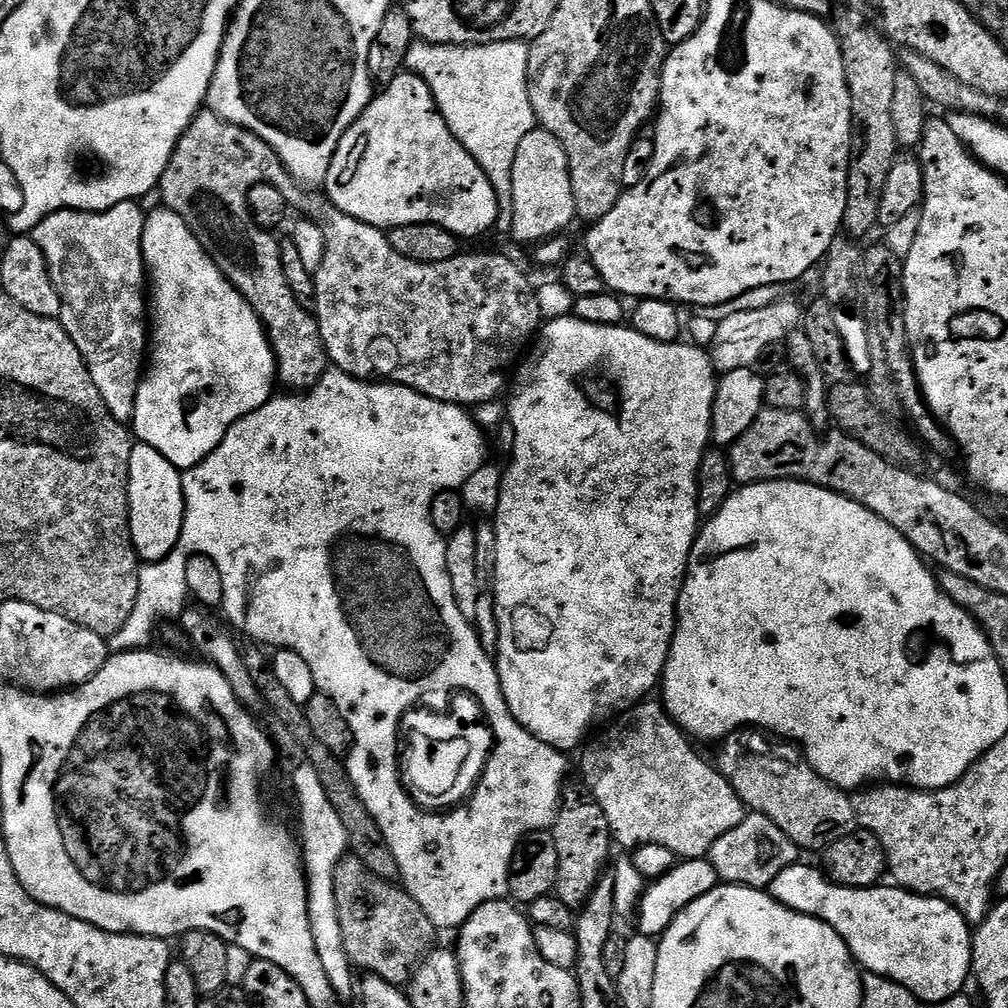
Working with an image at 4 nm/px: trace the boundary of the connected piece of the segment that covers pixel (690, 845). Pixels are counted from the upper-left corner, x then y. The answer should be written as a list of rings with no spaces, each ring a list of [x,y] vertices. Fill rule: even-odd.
[[[641,702],[617,715],[607,725],[609,728],[592,745],[589,743],[583,749],[584,757],[580,760],[583,783],[598,806],[602,806],[602,814],[606,814],[608,829],[617,845],[625,844],[628,850],[635,850],[644,844],[664,846],[676,858],[684,860],[707,857],[714,842],[744,820],[746,809],[728,779],[692,749],[693,741],[680,731],[665,712],[663,703],[648,703]]]

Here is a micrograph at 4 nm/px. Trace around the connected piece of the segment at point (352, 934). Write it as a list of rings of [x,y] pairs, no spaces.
[[[351,854],[344,855],[334,870],[338,922],[341,923],[342,942],[349,965],[356,970],[361,968],[361,973],[380,976],[390,984],[404,986],[433,947],[432,939],[438,935],[438,929],[430,922],[430,918],[426,918],[422,906],[418,906],[415,898],[403,887],[395,888],[396,886],[391,880],[383,880],[370,874],[370,870],[366,870],[366,866],[362,866],[362,862],[358,862],[358,858]]]

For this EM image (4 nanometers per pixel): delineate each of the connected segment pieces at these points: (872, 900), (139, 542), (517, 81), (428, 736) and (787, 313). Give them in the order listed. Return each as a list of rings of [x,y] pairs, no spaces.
[[[803,862],[790,865],[774,878],[770,886],[770,895],[779,904],[796,913],[806,914],[808,917],[816,916],[822,922],[829,924],[846,942],[853,960],[865,973],[884,976],[887,980],[898,982],[925,1005],[939,1006],[952,996],[961,995],[965,991],[964,983],[973,975],[972,937],[974,932],[953,904],[949,904],[947,900],[941,900],[938,896],[921,896],[918,892],[910,892],[907,888],[899,886],[847,888],[841,884],[832,883],[819,867],[816,868]]]
[[[133,443],[128,475],[128,525],[136,555],[144,562],[163,562],[174,550],[184,521],[184,477],[154,446]]]
[[[522,40],[493,44],[426,44],[414,42],[404,59],[404,68],[420,76],[430,86],[434,102],[446,126],[476,159],[490,178],[500,203],[495,231],[511,233],[514,222],[512,171],[514,154],[526,134],[537,127],[528,93],[528,49]]]
[[[431,688],[400,710],[398,730],[394,732],[394,767],[404,778],[396,780],[404,798],[420,810],[436,812],[471,797],[480,783],[497,745],[495,727],[482,700],[472,700],[468,690]]]
[[[792,298],[776,301],[772,306],[762,310],[733,314],[725,321],[717,323],[714,342],[710,346],[712,366],[720,374],[730,370],[752,368],[759,361],[766,346],[781,343],[788,333],[797,331],[801,324],[802,308],[799,308]]]

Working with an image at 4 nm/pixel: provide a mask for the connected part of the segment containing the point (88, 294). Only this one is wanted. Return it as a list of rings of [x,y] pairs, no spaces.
[[[127,200],[101,212],[73,212],[64,208],[42,218],[30,233],[30,239],[46,258],[50,278],[58,290],[60,325],[70,334],[74,346],[78,346],[108,412],[122,425],[127,425],[134,414],[138,386],[146,368],[146,269],[142,250],[146,212],[140,206],[135,200]]]

